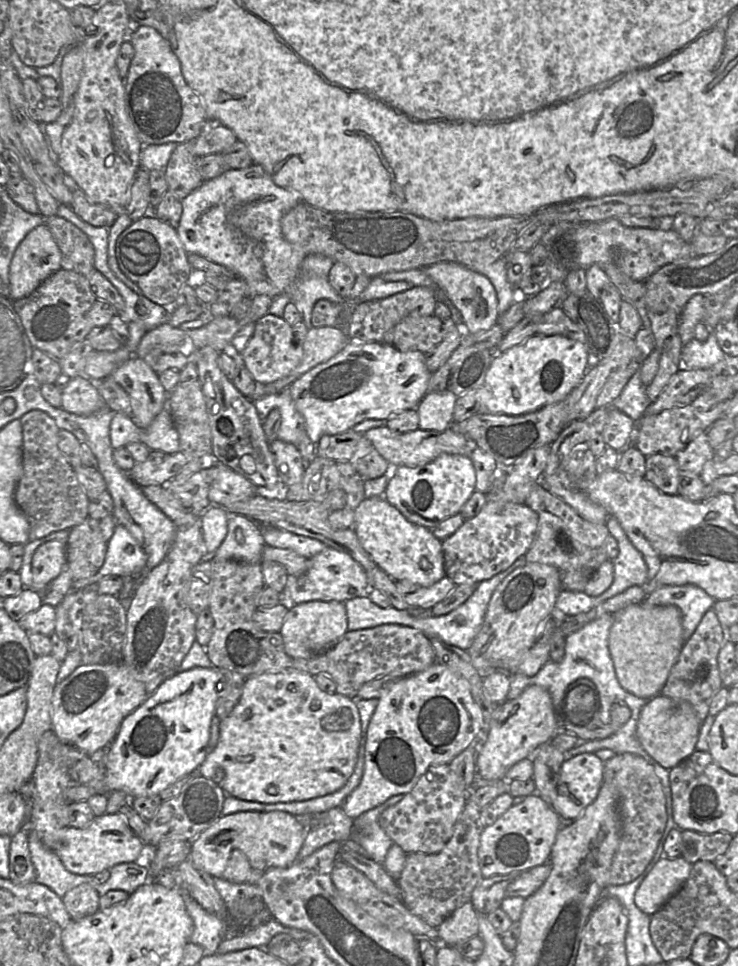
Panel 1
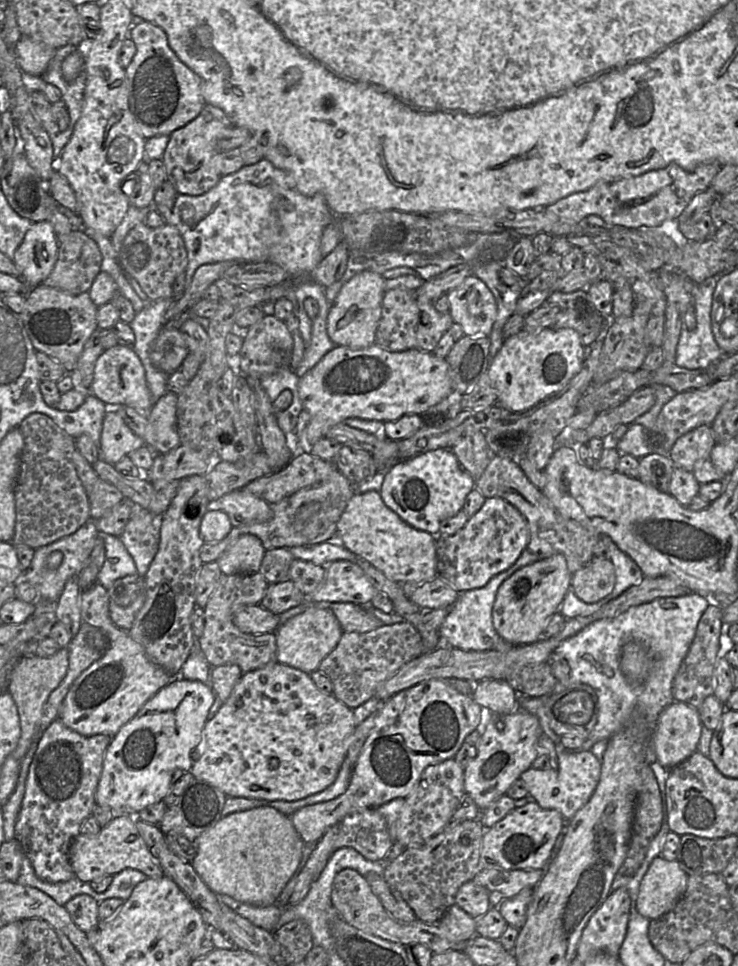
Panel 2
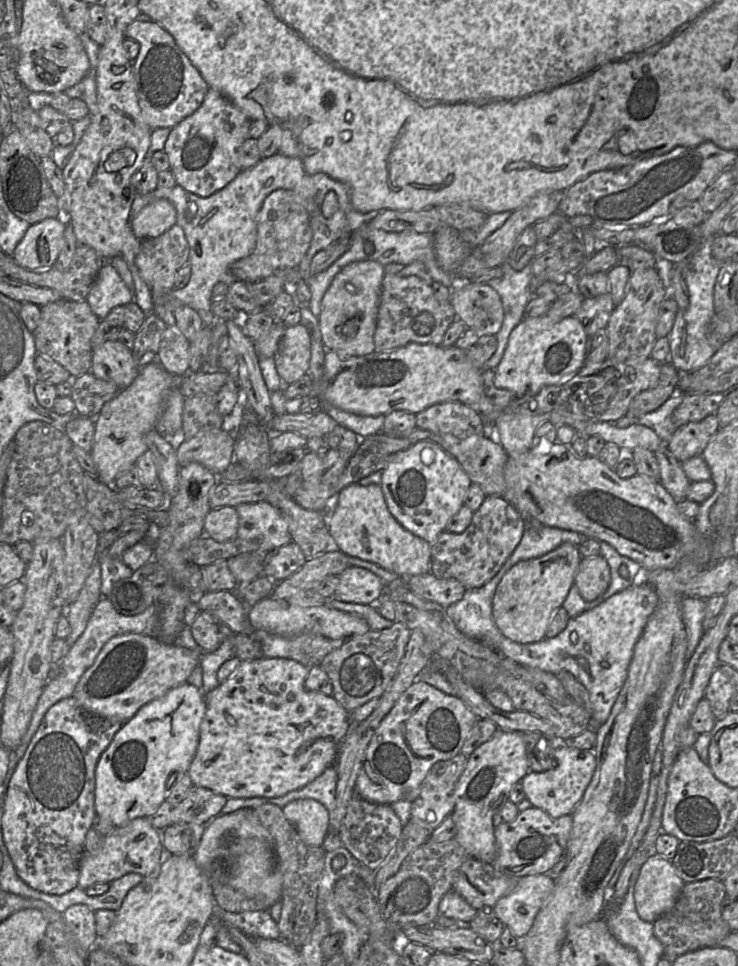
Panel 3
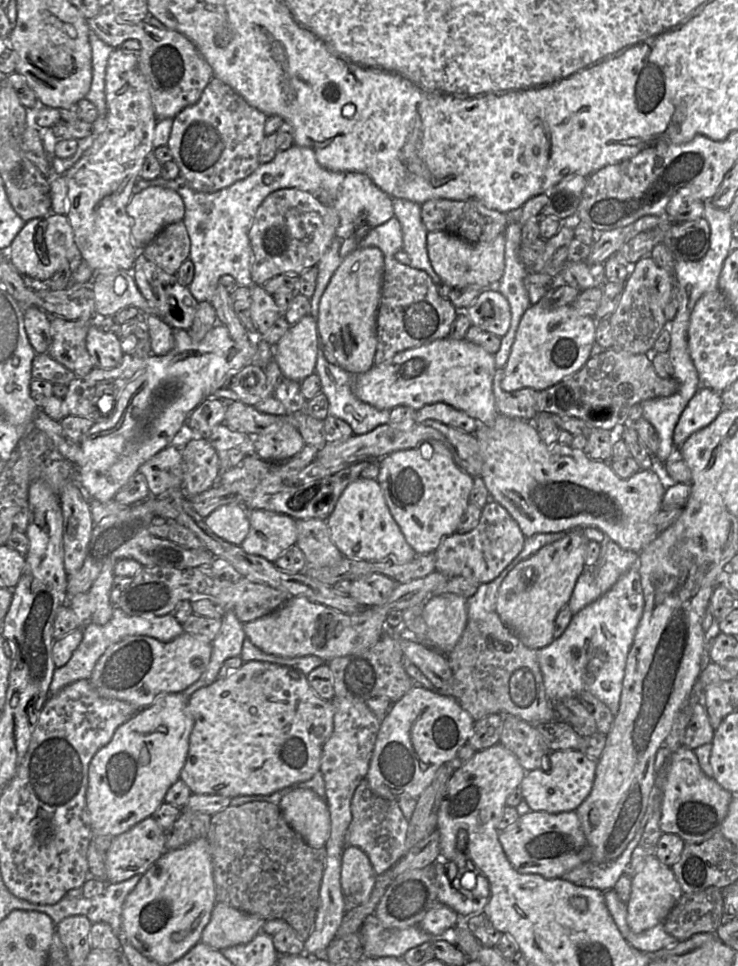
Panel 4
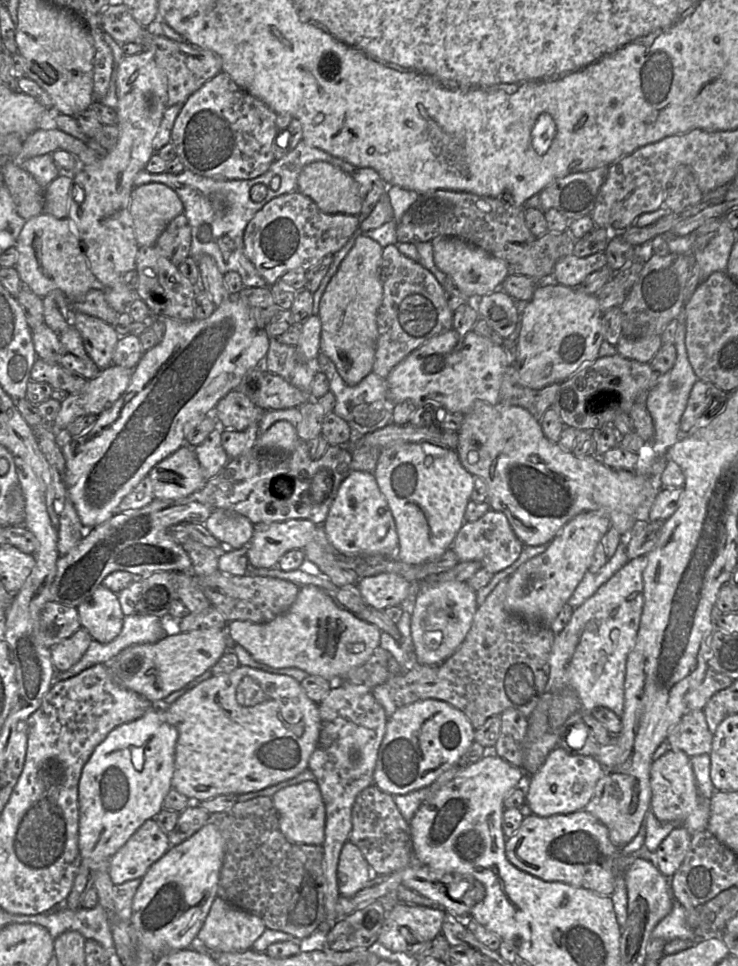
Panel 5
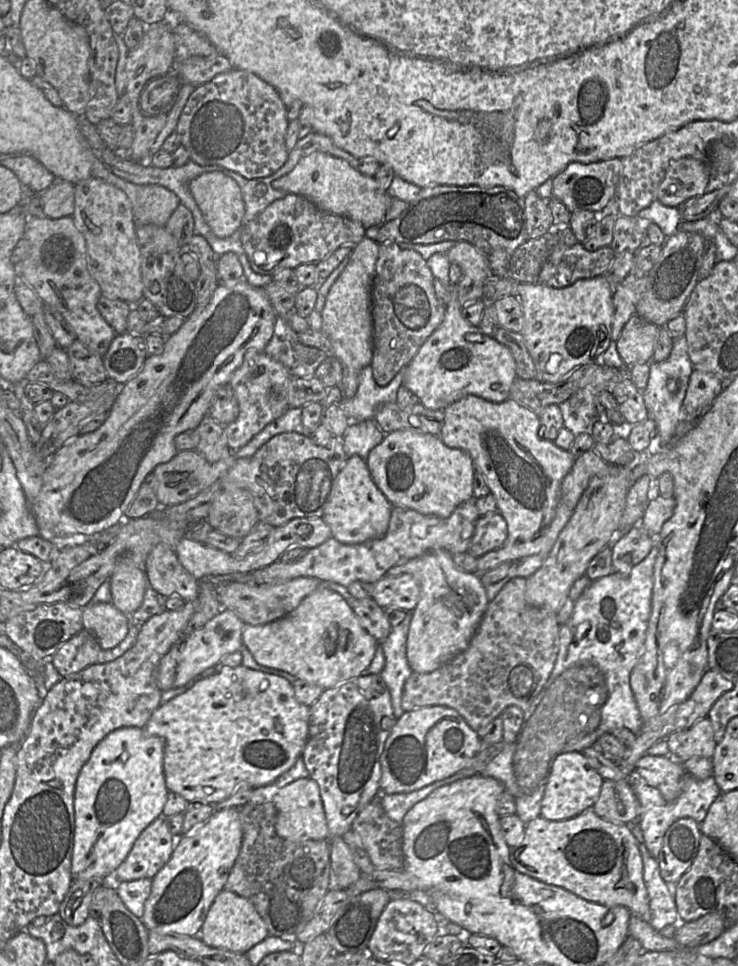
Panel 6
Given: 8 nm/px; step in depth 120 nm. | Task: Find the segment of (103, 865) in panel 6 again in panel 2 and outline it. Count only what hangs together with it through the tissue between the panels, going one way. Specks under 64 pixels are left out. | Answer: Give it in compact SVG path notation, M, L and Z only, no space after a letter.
M180 676L152 696L112 737L102 763L95 794L96 803L110 808L115 814L137 814L146 806L161 801L171 790L176 777L181 773L190 772L202 746L203 729L215 697L212 687L207 683L186 680Z

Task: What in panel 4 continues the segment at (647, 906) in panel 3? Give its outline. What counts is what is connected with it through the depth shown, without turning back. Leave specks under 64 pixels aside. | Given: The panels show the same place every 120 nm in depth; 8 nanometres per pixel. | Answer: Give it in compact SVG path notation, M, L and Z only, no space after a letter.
M649 856L632 875L630 898L627 903L627 924L630 930L639 934L663 923L683 892L671 867L661 863L655 856Z

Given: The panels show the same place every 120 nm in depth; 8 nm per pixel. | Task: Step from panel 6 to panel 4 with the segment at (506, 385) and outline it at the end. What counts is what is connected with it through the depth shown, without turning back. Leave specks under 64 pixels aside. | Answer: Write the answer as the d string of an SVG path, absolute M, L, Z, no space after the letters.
M465 338L435 340L429 344L398 352L383 363L374 364L370 370L354 375L353 392L359 400L380 410L408 406L417 411L425 405L443 402L465 412L480 424L492 426L500 414L493 393L493 378L497 370L494 356Z

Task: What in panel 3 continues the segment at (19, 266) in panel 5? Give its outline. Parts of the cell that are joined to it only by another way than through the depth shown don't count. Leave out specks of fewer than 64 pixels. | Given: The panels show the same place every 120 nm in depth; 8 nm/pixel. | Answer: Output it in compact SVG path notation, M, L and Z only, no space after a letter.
M65 217L47 218L29 226L12 258L28 270L42 272L57 261L64 245Z

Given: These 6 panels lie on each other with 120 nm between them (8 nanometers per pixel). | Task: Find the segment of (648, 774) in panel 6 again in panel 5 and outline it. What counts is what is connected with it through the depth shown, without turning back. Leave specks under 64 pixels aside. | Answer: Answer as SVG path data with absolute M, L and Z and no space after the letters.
M671 749L654 760L650 769L651 807L662 822L679 823L692 834L708 830L710 799L700 795L691 765L691 759L683 751Z

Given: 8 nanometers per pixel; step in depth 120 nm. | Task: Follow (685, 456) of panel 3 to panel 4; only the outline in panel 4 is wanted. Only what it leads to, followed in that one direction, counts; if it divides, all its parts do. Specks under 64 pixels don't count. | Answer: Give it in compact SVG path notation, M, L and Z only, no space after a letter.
M701 386L680 415L673 433L673 442L679 448L694 432L711 424L722 411L719 392Z

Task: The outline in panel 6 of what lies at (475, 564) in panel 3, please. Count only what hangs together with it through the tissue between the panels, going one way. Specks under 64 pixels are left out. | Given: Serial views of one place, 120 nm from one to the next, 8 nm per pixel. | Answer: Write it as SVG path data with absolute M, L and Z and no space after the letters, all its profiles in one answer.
M498 511L480 514L475 522L468 553L478 558L501 547L507 539L507 524Z

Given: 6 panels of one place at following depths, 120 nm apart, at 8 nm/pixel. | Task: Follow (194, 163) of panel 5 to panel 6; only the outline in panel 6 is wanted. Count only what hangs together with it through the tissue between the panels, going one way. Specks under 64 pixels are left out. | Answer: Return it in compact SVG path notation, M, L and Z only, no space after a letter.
M233 69L195 88L180 115L176 132L191 161L201 166L221 166L246 179L257 179L272 175L285 164L289 154L285 145L288 125L287 107L277 90L252 72Z

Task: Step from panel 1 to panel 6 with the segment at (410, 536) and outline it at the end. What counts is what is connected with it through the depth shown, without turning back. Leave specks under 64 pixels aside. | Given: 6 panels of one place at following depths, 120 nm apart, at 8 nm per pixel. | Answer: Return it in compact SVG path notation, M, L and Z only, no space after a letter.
M357 455L347 458L333 484L332 494L322 518L328 524L332 537L344 544L359 544L383 536L389 526L393 505L374 483L366 462Z

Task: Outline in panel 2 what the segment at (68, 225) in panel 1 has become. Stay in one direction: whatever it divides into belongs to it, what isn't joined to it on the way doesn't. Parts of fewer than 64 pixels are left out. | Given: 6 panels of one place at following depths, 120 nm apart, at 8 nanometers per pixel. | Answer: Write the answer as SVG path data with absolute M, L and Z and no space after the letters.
M73 229L67 235L57 236L59 242L58 258L52 272L42 284L72 295L89 291L94 279L101 271L102 254L98 244L84 230Z

